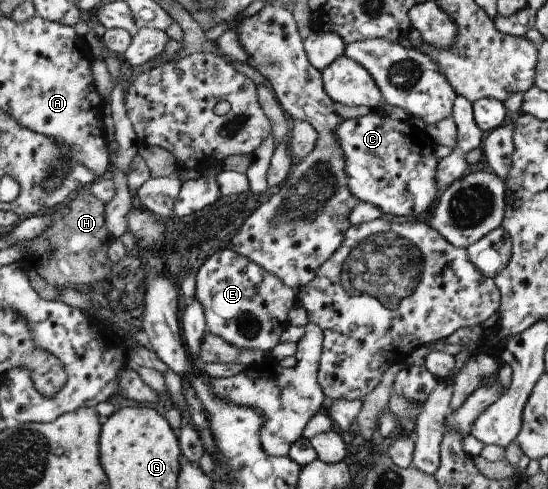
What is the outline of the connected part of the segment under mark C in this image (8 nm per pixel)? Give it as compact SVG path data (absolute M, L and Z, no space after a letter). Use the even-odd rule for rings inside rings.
M377 111L364 117L345 119L335 137L345 153L345 171L349 190L360 202L377 205L383 216L419 217L437 199L440 159L435 155L436 144L426 132L417 131L409 121L397 121Z

